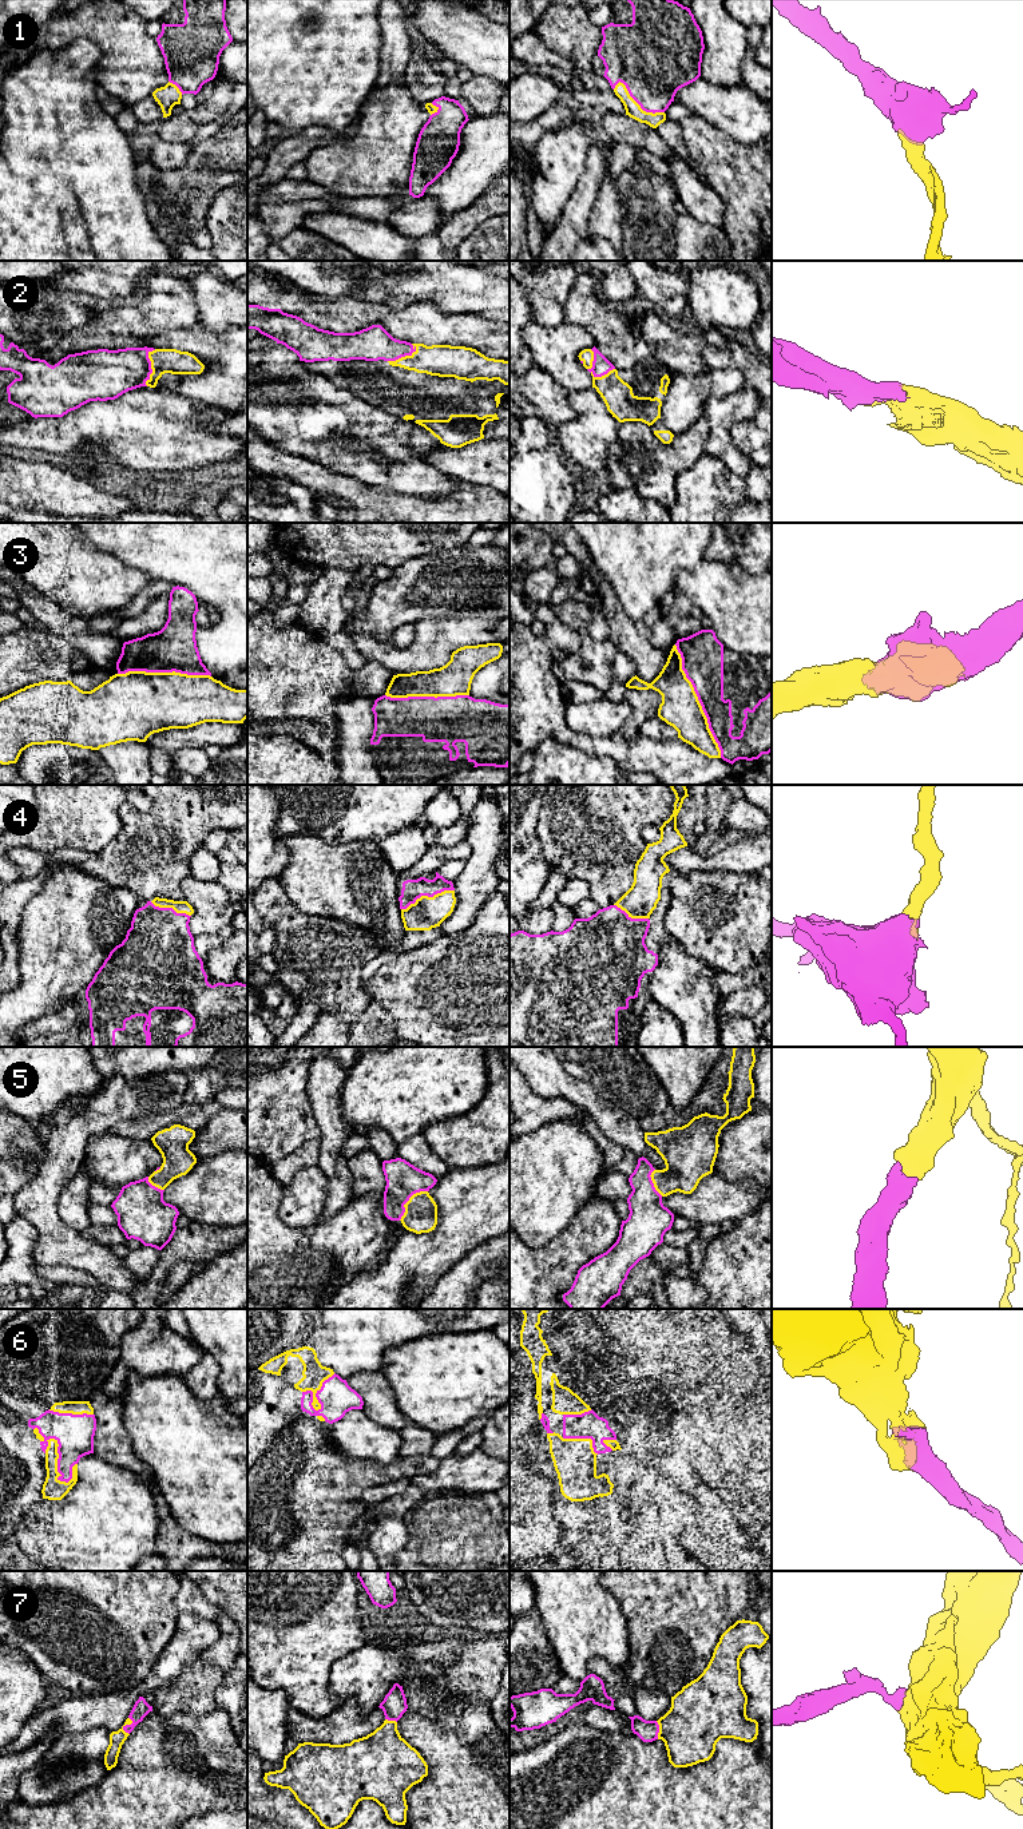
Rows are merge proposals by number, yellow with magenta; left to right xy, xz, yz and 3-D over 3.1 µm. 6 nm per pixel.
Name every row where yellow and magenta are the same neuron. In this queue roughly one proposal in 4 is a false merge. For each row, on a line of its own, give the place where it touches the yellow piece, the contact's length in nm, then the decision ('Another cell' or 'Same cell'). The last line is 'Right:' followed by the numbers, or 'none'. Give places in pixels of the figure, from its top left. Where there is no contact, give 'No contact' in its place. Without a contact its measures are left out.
1: Touches yellow at yz (637, 103). Shared border 340 nm. Same cell
2: Touches yellow at yz (591, 372). Shared border 200 nm. Same cell
3: Touches yellow at yz (698, 701). Shared border 750 nm. Same cell
4: Touches yellow at xz (427, 896). Shared border 340 nm. Same cell
5: Touches yellow at xz (408, 1201). Shared border 260 nm. Same cell
6: Touches yellow at xy (56, 1452). Shared border 400 nm. Same cell
7: Touches yellow at xy (126, 1724). Shared border 110 nm. Same cell
Right: 1, 2, 3, 4, 5, 6, 7

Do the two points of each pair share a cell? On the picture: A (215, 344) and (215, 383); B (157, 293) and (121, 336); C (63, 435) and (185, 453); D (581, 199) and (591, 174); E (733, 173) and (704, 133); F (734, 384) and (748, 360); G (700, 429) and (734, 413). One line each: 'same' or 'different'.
A: same
B: same
C: same
D: same
E: same
F: different
G: different

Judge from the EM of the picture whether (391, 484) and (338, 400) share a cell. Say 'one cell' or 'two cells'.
one cell

